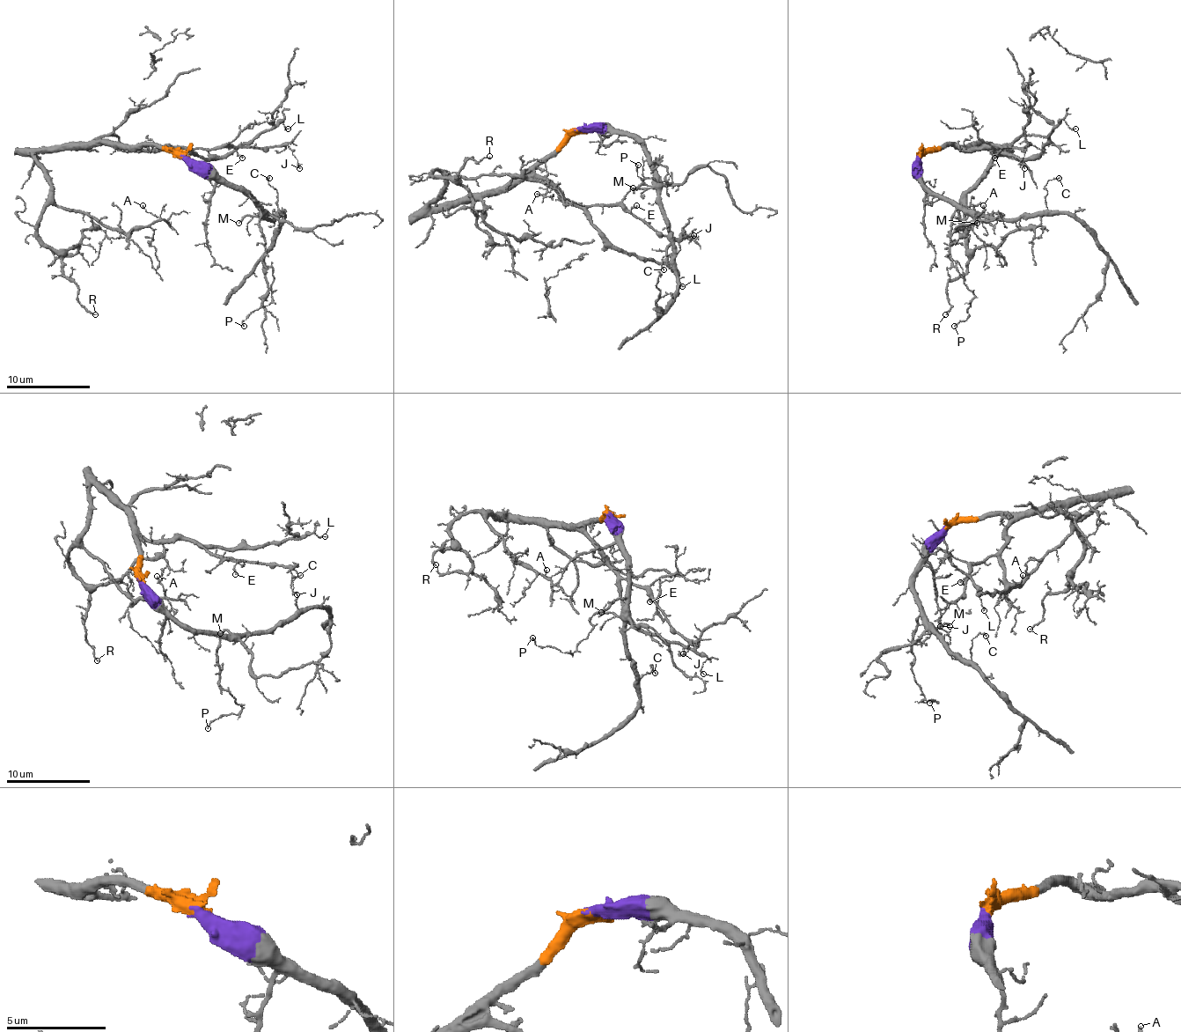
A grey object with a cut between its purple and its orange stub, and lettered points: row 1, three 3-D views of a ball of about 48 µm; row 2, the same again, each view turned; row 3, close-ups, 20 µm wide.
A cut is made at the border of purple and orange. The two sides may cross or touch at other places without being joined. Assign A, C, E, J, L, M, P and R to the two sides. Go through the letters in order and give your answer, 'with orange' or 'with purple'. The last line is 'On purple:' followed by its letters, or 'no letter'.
A: with orange
C: with purple
E: with orange
J: with orange
L: with orange
M: with purple
P: with purple
R: with orange
On purple: C, M, P

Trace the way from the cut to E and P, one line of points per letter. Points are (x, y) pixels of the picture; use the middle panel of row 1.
E: (578, 129), (540, 165), (538, 173), (572, 202), (624, 205), (630, 211), (636, 205)
P: (578, 129), (619, 129), (643, 148), (653, 165), (660, 161), (668, 172), (666, 184), (641, 178), (639, 165)

